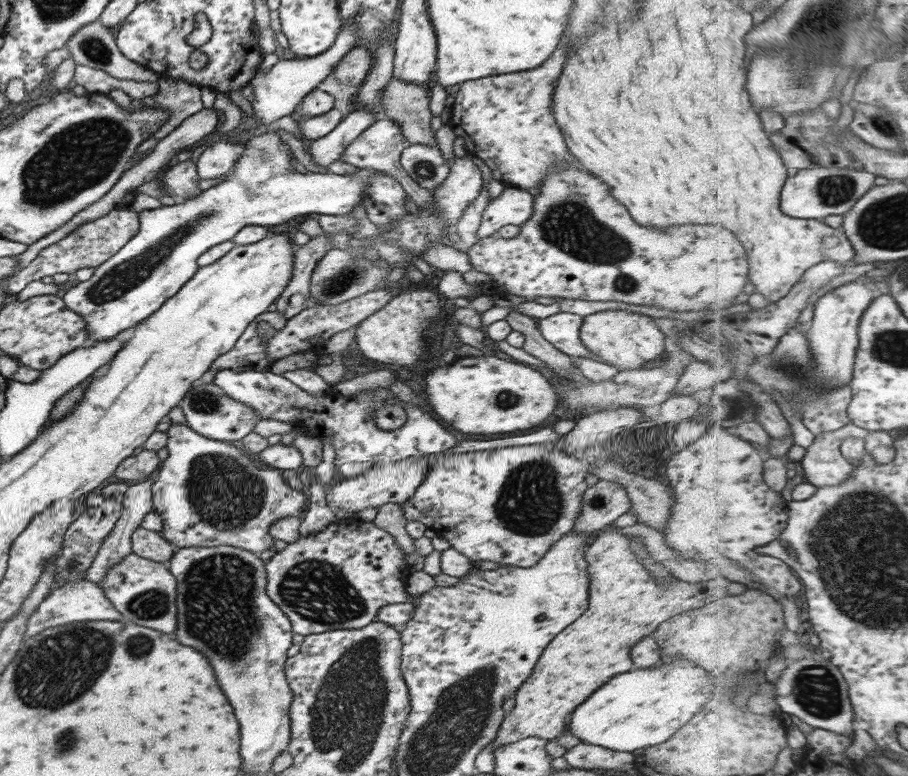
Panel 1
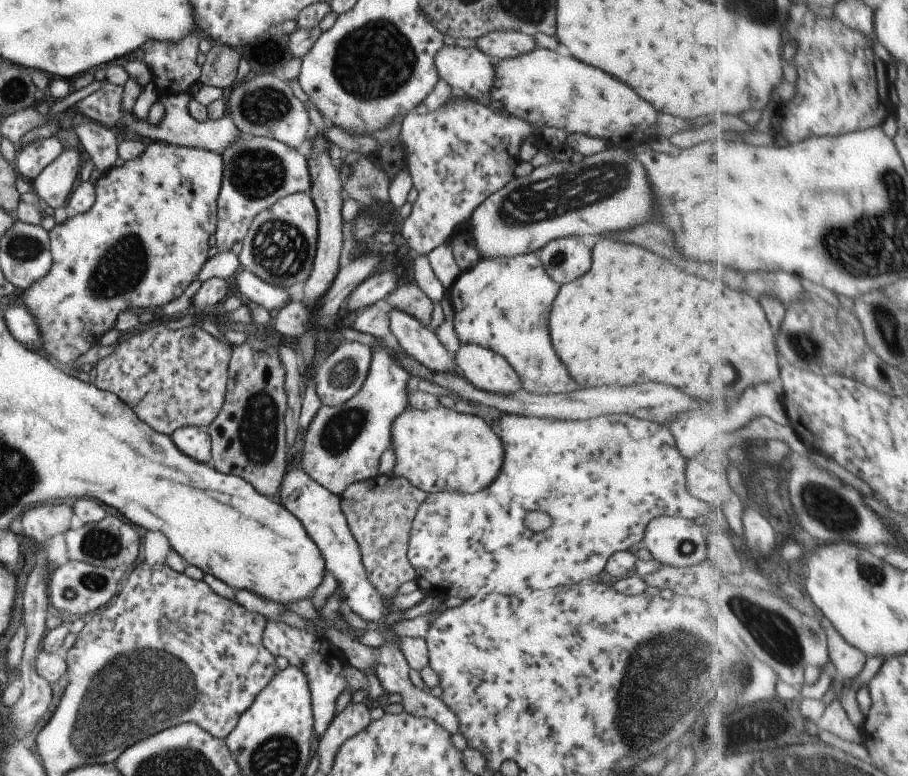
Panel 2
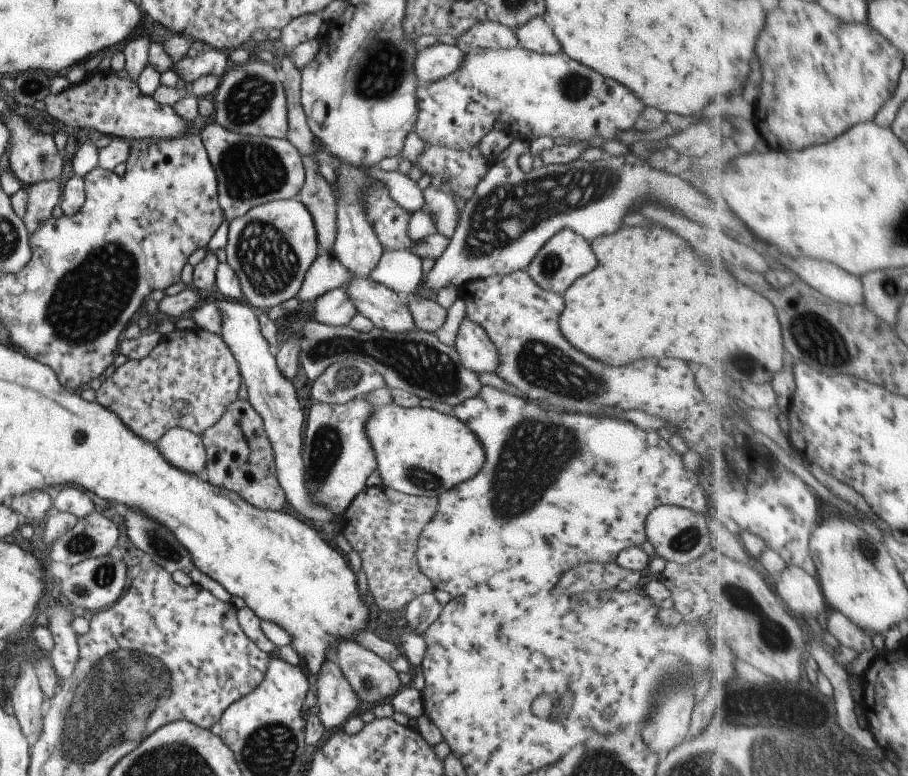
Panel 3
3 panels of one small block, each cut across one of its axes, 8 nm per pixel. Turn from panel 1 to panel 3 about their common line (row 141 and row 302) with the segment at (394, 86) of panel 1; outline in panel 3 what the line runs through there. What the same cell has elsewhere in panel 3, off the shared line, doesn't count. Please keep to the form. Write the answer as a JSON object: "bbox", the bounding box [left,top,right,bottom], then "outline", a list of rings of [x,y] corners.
{"bbox":[405,293,446,333],"outline":[[[412,293],[405,296],[412,318],[418,329],[427,333],[435,333],[446,322],[446,308],[443,308],[436,300],[422,298]]]}

